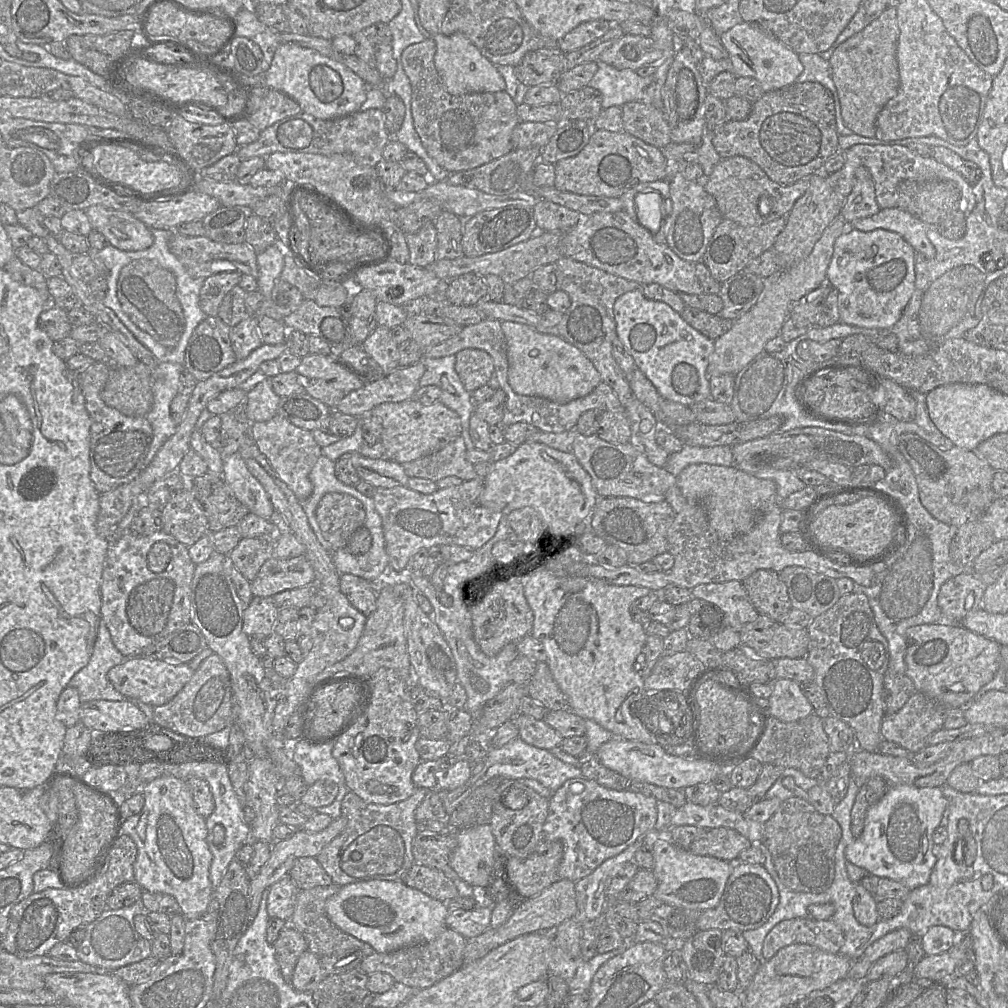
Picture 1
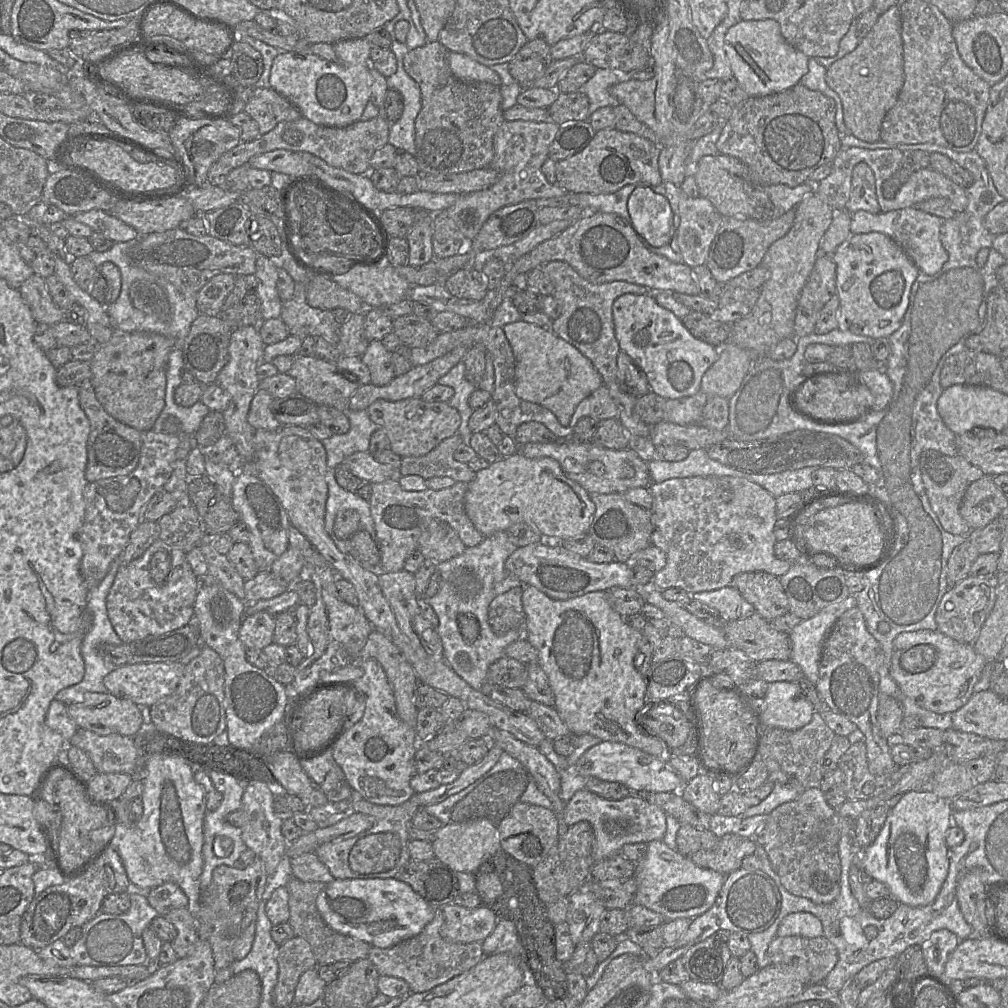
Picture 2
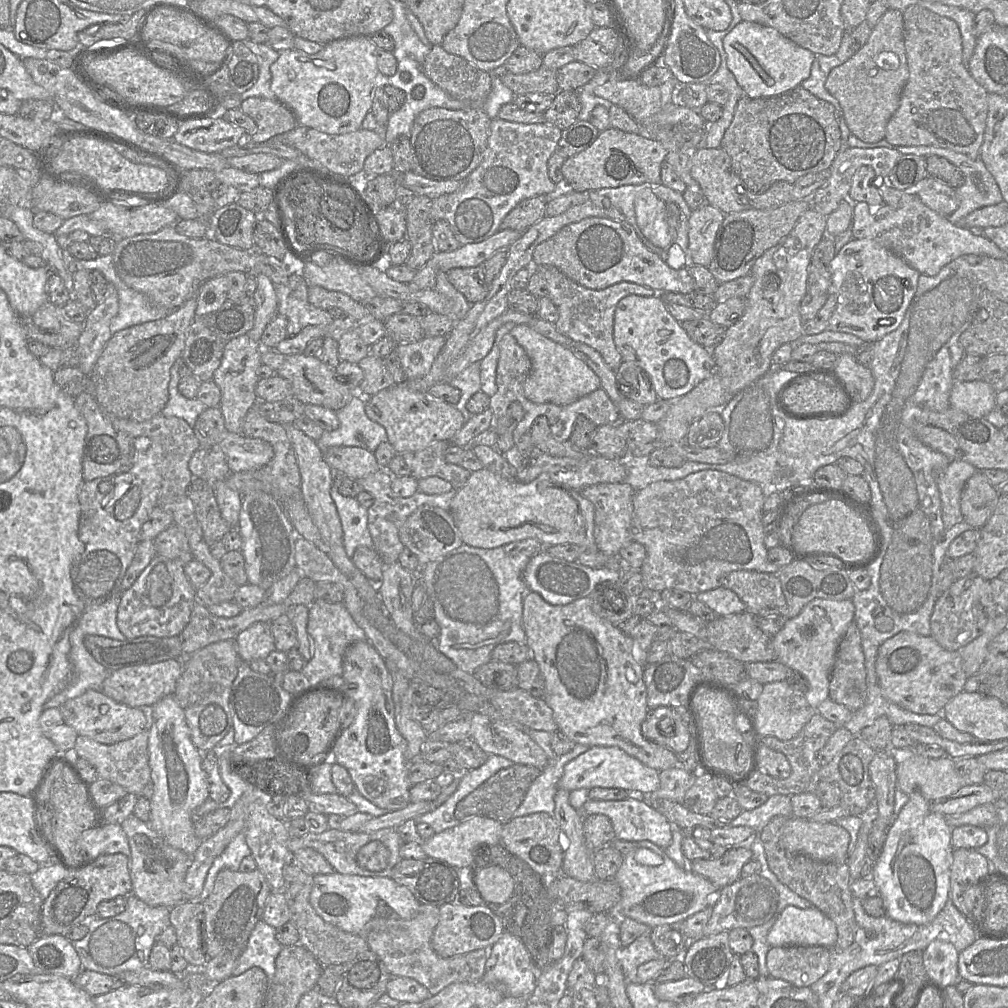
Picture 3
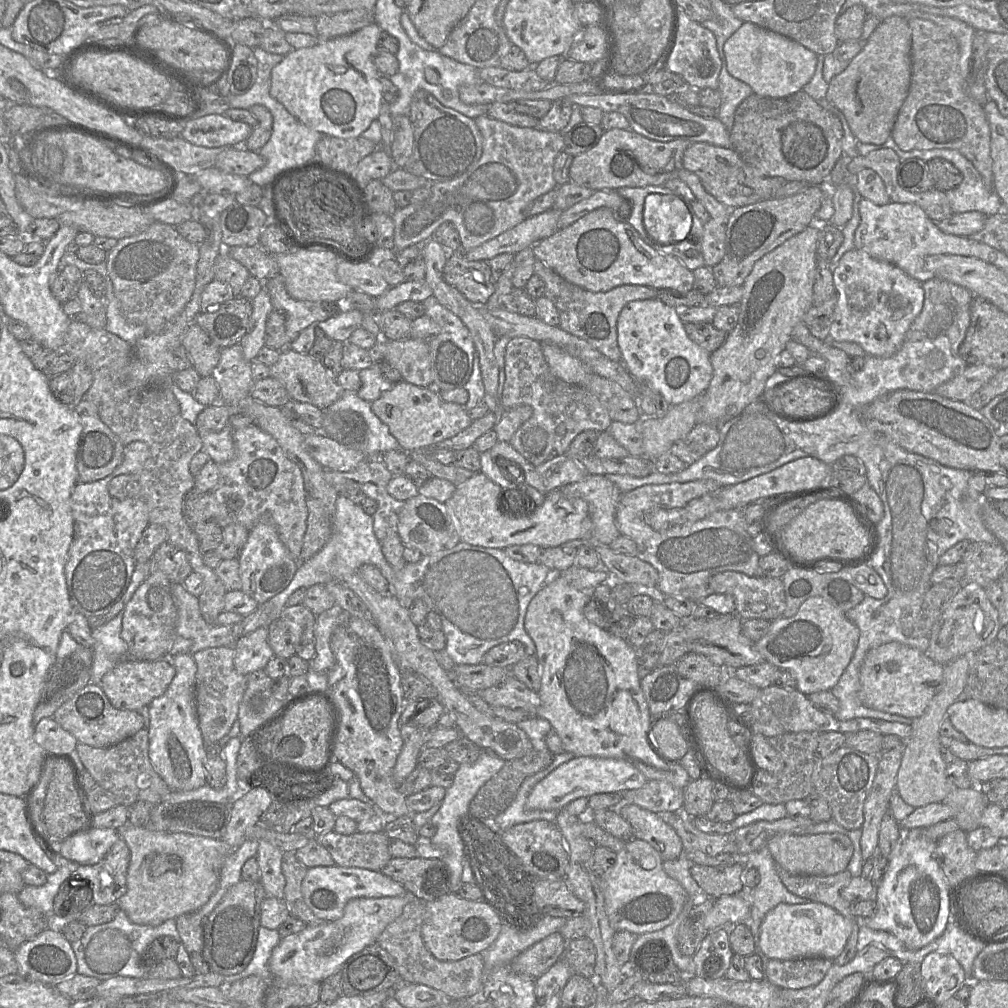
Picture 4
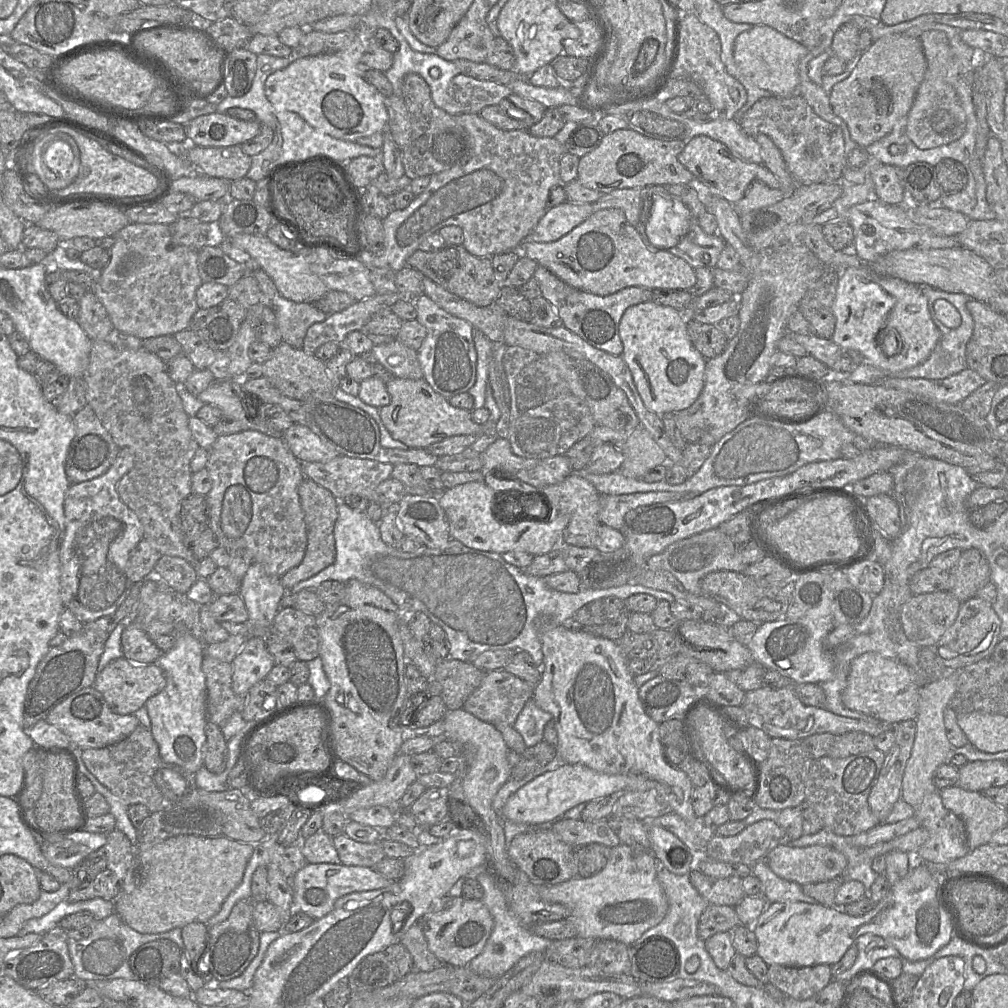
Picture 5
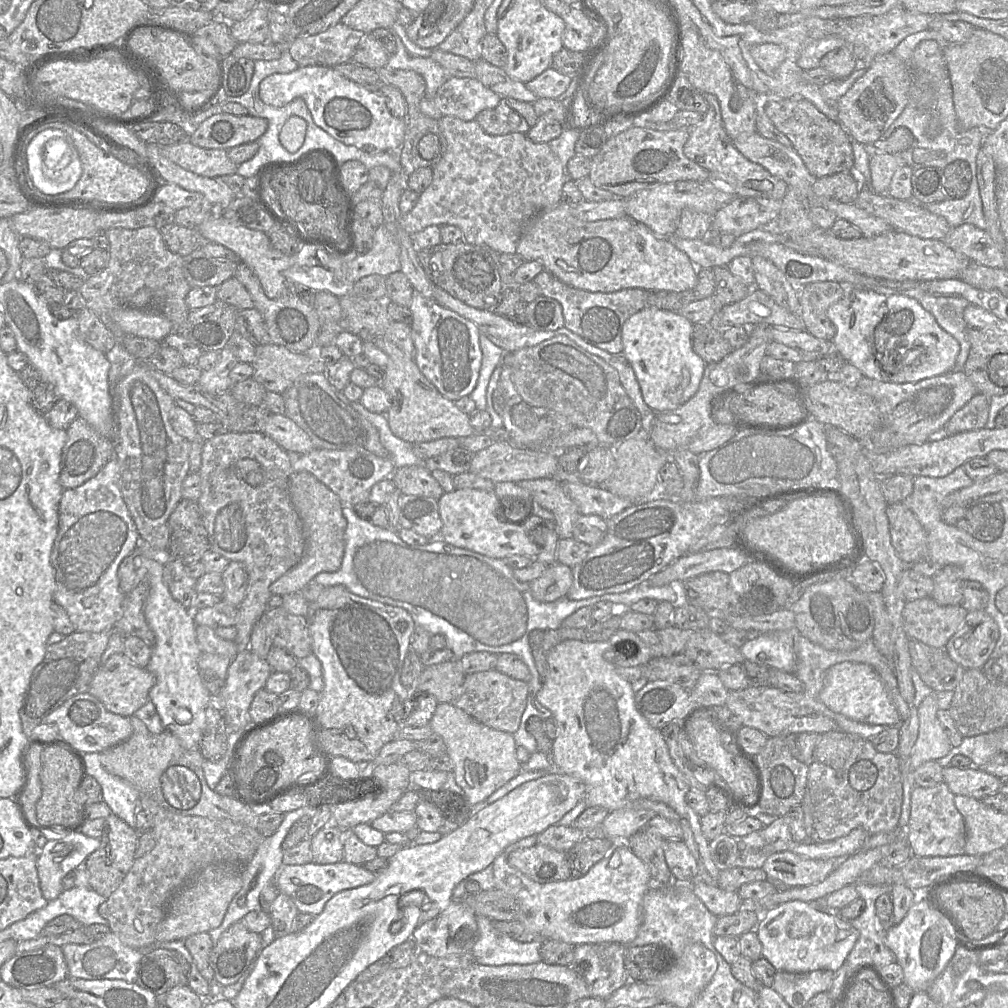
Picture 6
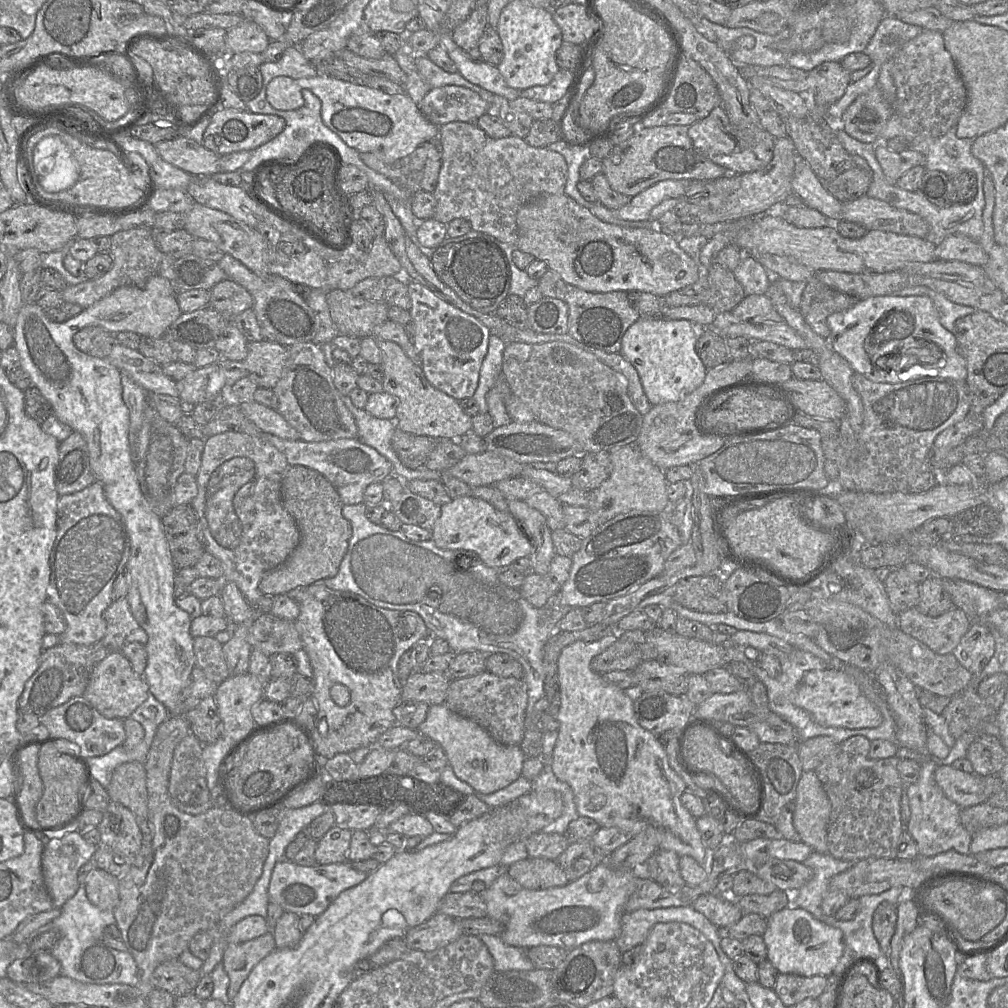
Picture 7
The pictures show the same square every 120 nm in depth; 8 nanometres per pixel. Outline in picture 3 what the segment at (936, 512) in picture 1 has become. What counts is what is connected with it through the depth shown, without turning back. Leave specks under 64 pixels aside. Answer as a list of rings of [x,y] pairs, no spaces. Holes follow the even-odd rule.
[[[952,460],[938,476],[942,504],[942,520],[946,529],[964,521],[961,513],[961,496],[967,481],[977,473],[972,465]]]

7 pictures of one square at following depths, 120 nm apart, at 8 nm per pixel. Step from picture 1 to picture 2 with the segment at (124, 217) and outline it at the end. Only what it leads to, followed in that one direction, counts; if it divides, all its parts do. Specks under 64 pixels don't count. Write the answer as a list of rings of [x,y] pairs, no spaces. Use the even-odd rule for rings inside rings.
[[[90,210],[68,217],[73,217],[77,222],[87,225],[94,232],[103,234],[114,243],[130,242],[139,237],[134,228],[106,211]]]

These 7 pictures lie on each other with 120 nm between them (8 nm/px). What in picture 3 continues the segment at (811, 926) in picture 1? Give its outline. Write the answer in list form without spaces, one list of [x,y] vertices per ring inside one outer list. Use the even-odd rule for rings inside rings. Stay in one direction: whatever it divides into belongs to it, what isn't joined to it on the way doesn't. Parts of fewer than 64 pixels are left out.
[[[824,946],[771,947],[767,968],[772,978],[810,987],[829,970],[830,950]]]

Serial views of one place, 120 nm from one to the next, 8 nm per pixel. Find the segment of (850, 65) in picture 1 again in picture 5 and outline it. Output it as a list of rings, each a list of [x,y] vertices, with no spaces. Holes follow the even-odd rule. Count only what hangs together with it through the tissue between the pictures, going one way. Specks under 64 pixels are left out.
[[[891,34],[873,41],[869,49],[860,53],[850,76],[836,83],[829,100],[834,113],[846,123],[851,139],[858,147],[867,147],[890,133],[897,121],[907,116],[917,90],[927,70],[927,62],[920,39],[904,34]]]

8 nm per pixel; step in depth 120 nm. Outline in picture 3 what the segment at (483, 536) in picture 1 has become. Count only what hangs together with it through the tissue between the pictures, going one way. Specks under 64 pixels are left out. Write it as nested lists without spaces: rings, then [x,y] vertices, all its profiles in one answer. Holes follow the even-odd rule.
[[[380,469],[358,480],[363,490],[371,493],[374,497],[372,506],[368,508],[368,529],[374,548],[384,564],[398,561],[399,555],[405,547],[400,541],[399,531],[411,513],[423,504],[437,506],[450,511],[451,501],[457,492],[456,489],[452,489],[447,493],[435,495],[417,491],[412,496],[403,498],[393,492],[392,478],[393,476],[387,470]]]

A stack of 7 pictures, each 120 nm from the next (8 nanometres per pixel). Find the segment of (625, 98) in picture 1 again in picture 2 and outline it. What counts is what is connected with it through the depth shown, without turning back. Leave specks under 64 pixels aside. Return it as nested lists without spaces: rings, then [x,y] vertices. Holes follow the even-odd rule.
[[[597,68],[595,74],[578,90],[586,94],[589,99],[589,114],[604,106],[615,107],[620,104],[610,93],[610,88],[632,79],[632,73],[619,69]]]

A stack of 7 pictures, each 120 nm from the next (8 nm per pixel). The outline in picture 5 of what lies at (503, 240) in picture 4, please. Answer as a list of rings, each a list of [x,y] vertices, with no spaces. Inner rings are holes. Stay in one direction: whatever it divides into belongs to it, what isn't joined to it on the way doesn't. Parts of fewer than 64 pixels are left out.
[[[565,201],[547,209],[533,230],[524,238],[524,241],[555,241],[586,220],[593,212],[591,203]]]

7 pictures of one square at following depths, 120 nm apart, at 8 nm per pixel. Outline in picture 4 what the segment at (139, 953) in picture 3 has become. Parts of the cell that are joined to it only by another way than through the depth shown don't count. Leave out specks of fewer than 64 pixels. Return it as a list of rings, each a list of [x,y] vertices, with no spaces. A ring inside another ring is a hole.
[[[120,909],[113,920],[87,927],[81,939],[71,942],[77,960],[77,973],[97,978],[101,982],[114,977],[144,978],[146,974],[139,964],[139,957],[153,940],[163,936],[170,936],[179,946],[182,945],[174,919],[158,926],[138,925]]]

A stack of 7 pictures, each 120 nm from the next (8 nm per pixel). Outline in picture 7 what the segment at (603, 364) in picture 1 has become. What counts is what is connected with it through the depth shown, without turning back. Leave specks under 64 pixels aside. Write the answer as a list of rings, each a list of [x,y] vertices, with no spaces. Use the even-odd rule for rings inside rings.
[[[548,270],[538,280],[537,287],[544,297],[560,299],[567,304],[568,334],[571,337],[578,342],[606,353],[619,353],[625,332],[633,323],[642,317],[641,314],[630,305],[628,292],[586,292],[567,284],[552,270]]]

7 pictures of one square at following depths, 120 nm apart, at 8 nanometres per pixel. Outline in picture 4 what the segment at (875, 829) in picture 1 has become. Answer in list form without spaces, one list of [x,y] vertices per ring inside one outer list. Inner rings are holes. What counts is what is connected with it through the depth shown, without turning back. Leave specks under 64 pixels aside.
[[[915,828],[903,831],[900,843],[889,855],[888,868],[882,881],[876,885],[874,898],[876,900],[875,913],[865,919],[858,919],[861,924],[874,930],[889,932],[901,940],[910,950],[918,950],[938,937],[946,929],[951,918],[948,891],[950,885],[945,879],[944,873],[934,857],[934,850],[937,841],[929,839],[925,833],[925,828]]]

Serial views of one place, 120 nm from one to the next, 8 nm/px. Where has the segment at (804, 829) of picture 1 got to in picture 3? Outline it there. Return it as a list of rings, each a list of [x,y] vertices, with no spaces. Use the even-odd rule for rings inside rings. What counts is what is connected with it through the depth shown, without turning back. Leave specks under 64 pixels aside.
[[[775,816],[759,833],[770,870],[777,878],[800,897],[807,899],[814,907],[829,917],[837,927],[835,947],[848,948],[854,941],[859,928],[853,909],[853,895],[850,891],[851,876],[847,863],[826,863],[801,854],[791,854],[781,846],[783,826],[790,817]]]

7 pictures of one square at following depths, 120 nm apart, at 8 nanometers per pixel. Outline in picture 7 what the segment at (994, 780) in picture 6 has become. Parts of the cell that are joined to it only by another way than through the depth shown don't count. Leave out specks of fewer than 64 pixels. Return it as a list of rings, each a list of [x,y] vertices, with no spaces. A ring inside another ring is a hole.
[[[939,765],[934,777],[945,796],[962,809],[986,802],[982,776],[961,771],[952,765]]]

